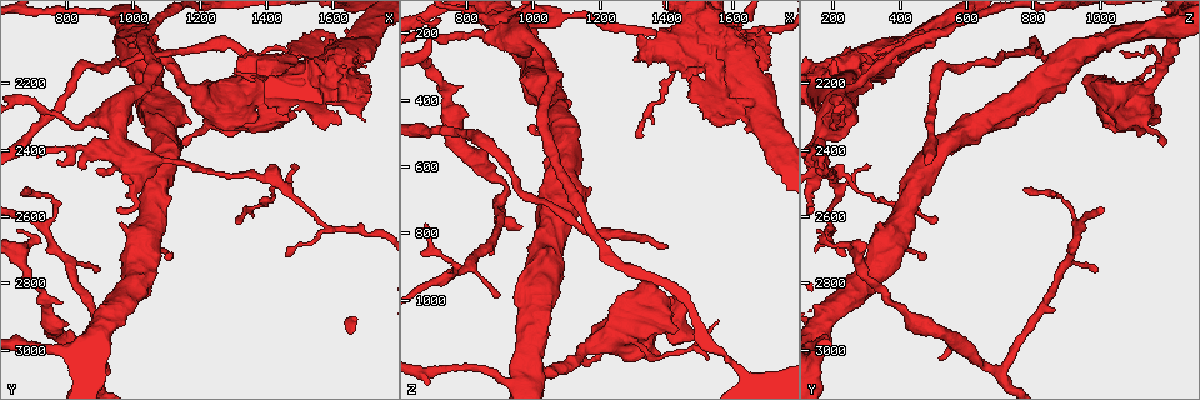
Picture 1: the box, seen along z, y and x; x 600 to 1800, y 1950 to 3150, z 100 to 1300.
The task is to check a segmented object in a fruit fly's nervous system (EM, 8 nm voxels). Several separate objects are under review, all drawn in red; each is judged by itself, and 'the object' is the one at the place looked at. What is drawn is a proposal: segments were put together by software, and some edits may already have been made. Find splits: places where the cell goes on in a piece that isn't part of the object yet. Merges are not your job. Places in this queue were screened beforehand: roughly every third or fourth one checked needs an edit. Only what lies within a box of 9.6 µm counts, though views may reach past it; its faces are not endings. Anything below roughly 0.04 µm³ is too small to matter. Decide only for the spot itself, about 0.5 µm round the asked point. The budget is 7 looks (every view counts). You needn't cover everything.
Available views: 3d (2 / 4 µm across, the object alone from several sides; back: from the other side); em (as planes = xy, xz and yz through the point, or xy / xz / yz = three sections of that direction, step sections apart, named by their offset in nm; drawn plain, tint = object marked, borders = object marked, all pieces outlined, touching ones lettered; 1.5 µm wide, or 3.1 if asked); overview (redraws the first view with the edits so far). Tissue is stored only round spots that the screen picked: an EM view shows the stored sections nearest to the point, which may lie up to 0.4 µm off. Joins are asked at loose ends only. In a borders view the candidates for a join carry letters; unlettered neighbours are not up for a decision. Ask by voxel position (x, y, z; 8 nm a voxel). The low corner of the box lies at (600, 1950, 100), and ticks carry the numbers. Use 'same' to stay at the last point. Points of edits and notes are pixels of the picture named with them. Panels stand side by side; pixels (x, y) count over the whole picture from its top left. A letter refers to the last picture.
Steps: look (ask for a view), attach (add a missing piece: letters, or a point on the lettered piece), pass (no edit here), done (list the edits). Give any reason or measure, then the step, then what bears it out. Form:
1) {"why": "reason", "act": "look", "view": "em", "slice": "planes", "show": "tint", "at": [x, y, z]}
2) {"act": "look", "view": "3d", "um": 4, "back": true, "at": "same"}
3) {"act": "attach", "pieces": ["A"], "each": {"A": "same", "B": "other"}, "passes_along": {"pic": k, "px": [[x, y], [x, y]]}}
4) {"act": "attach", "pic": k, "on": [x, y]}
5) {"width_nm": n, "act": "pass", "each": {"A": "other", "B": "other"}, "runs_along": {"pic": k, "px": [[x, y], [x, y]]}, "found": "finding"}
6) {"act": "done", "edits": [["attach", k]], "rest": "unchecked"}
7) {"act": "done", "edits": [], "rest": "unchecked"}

{"why": "an open end", "act": "look", "view": "3d", "um": 2, "at": [1480, 2450, 310]}

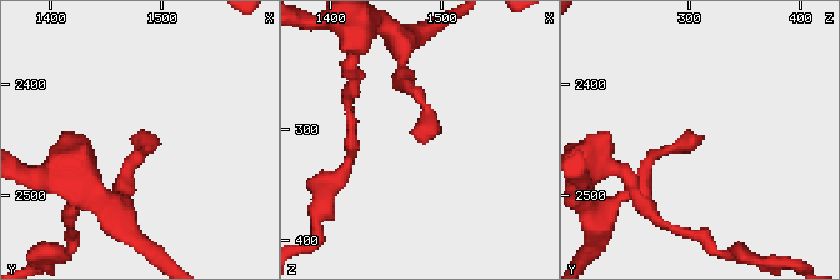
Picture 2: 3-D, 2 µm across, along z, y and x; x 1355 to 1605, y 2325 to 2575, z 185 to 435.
{"act": "look", "view": "em", "slice": "planes", "show": "tint", "at": [1484, 2450, 310]}

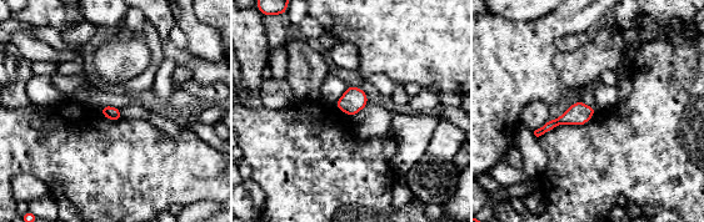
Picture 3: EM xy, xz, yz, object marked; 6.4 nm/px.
{"why": "see the neighbours", "act": "look", "view": "em", "slice": "planes", "show": "borders", "at": "same"}

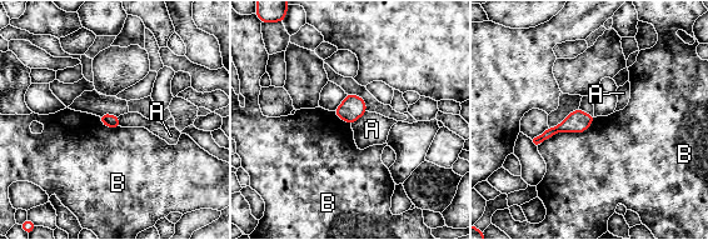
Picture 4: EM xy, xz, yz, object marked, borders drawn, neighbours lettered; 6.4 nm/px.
{"act": "pass", "each": {"A": "other", "B": "other"}, "found": "none of them fits"}

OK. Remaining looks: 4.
{"why": "free end", "act": "look", "view": "3d", "um": 4, "at": [1390, 2140, 840]}

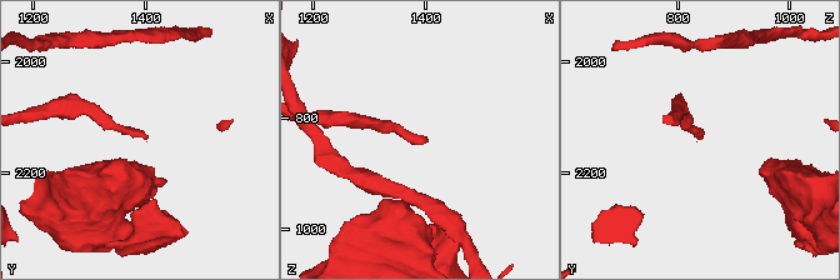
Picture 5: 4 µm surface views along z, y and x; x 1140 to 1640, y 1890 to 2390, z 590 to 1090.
{"act": "look", "view": "em", "slice": "planes", "show": "borders", "at": [1405, 2140, 840]}

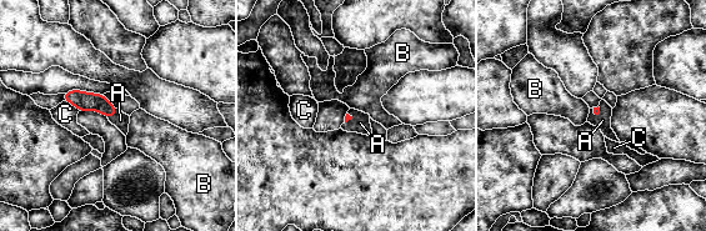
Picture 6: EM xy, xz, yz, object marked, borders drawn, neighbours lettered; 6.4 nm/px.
{"longest_contact_nm": ["C", 120], "act": "attach", "pic": 6, "on": [120, 120], "each": {"A": "same", "B": "other", "C": "other"}, "found": "it goes on there"}

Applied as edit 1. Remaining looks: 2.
{"act": "done", "edits": [["attach", 6]], "rest": "unchecked"}

